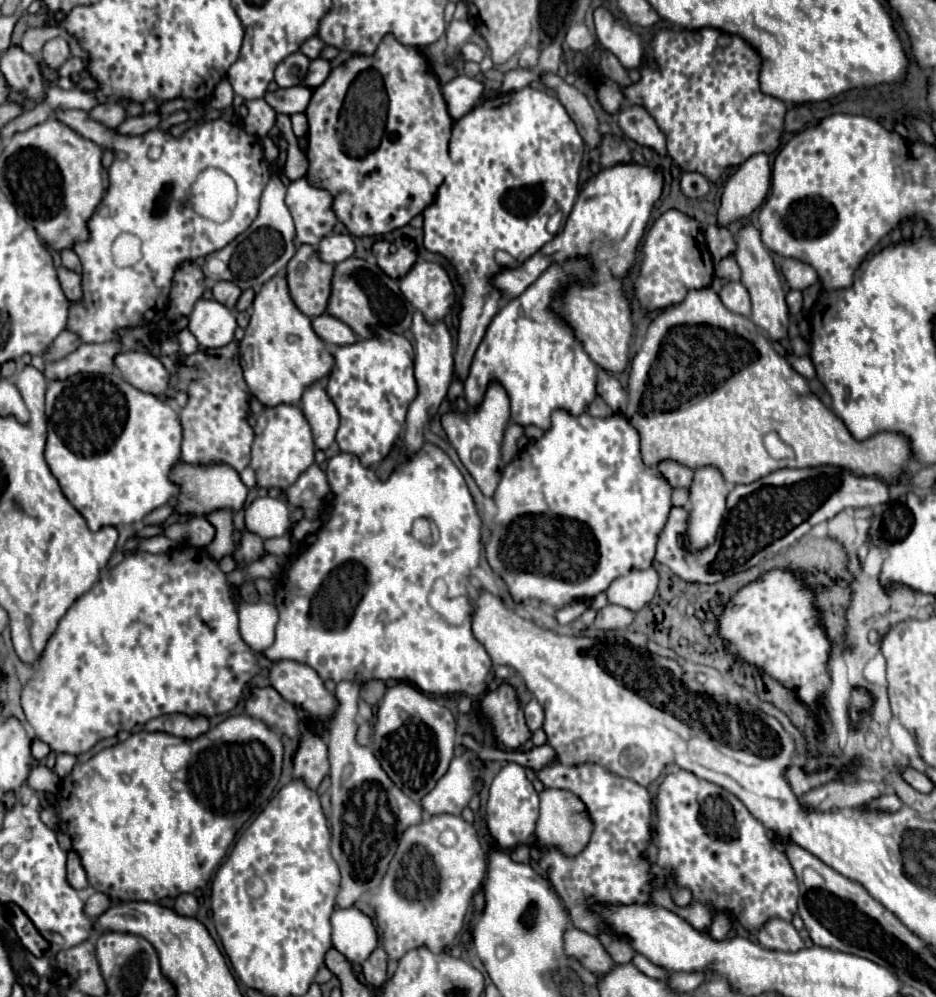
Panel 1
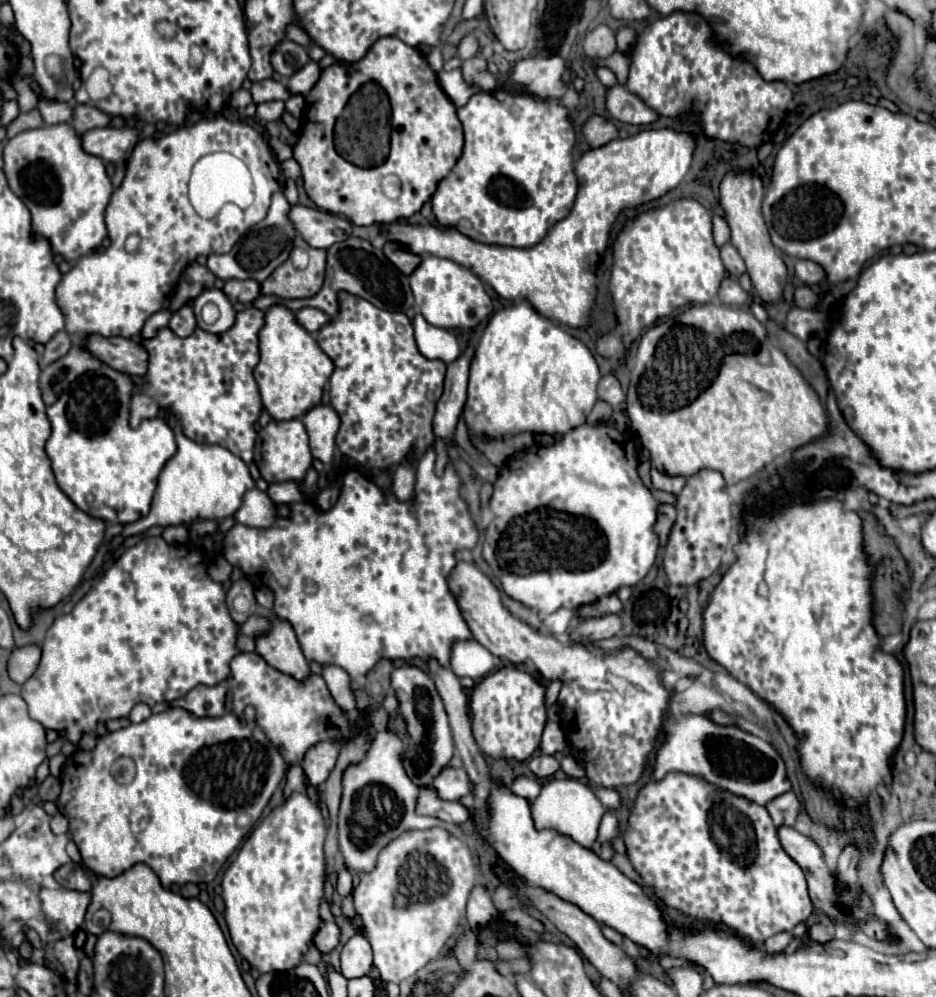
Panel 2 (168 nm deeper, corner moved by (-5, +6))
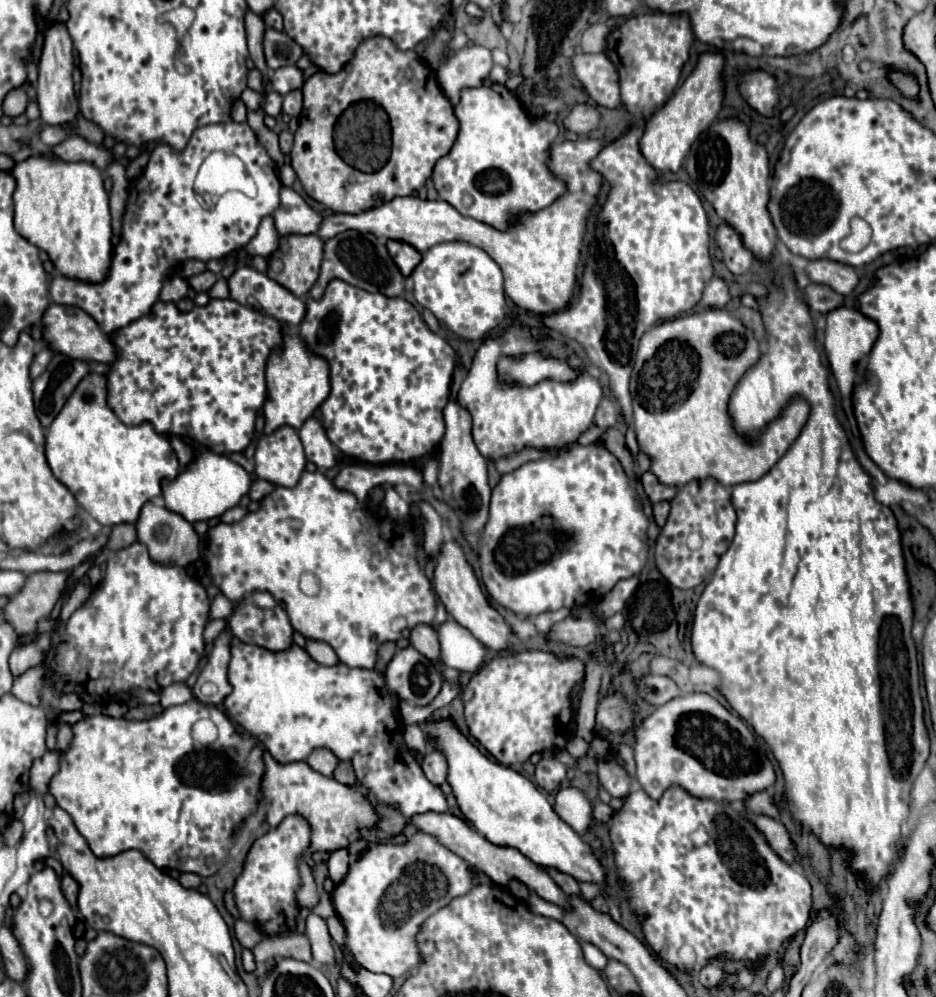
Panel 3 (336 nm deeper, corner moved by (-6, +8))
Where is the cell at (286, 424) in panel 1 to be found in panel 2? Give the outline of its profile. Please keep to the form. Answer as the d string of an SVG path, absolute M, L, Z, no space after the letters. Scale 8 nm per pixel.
M299 418L281 420L277 424L267 424L261 428L255 444L255 464L261 472L261 478L269 484L287 482L287 480L303 480L305 472L311 468L313 456L309 448L309 438L303 422Z

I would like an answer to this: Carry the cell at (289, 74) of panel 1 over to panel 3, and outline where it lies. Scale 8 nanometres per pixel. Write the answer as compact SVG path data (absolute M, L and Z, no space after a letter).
M268 28L264 34L264 54L268 68L276 70L282 66L296 64L298 58L302 56L302 48L286 32Z

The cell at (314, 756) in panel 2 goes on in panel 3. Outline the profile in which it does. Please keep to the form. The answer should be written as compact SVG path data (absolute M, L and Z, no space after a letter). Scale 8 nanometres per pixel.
M326 748L314 750L314 752L306 758L306 762L310 764L312 770L316 770L316 772L320 772L320 774L324 774L324 776L332 776L334 768L338 766L338 758L336 758L330 750L326 750Z

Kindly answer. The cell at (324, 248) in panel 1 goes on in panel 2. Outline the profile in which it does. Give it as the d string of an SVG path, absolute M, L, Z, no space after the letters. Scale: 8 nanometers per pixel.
M301 204L291 206L291 222L313 248L331 248L335 242L345 242L351 236L351 222L347 218L305 208Z

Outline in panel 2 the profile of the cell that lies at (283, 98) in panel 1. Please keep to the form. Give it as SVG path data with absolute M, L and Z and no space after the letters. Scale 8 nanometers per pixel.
M273 78L263 80L263 82L255 82L251 86L251 96L253 96L253 104L261 104L261 102L271 102L271 100L289 100L291 92L287 90L285 82L277 82Z

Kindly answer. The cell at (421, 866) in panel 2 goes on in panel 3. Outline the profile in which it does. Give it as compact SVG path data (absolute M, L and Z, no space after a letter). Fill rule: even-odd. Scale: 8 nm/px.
M408 832L406 844L374 844L350 862L348 874L332 890L332 904L346 928L346 948L354 960L392 978L404 976L420 964L416 932L436 910L464 896L472 888L472 872L466 860L442 846L434 836ZM374 922L384 926L382 936L372 936Z

